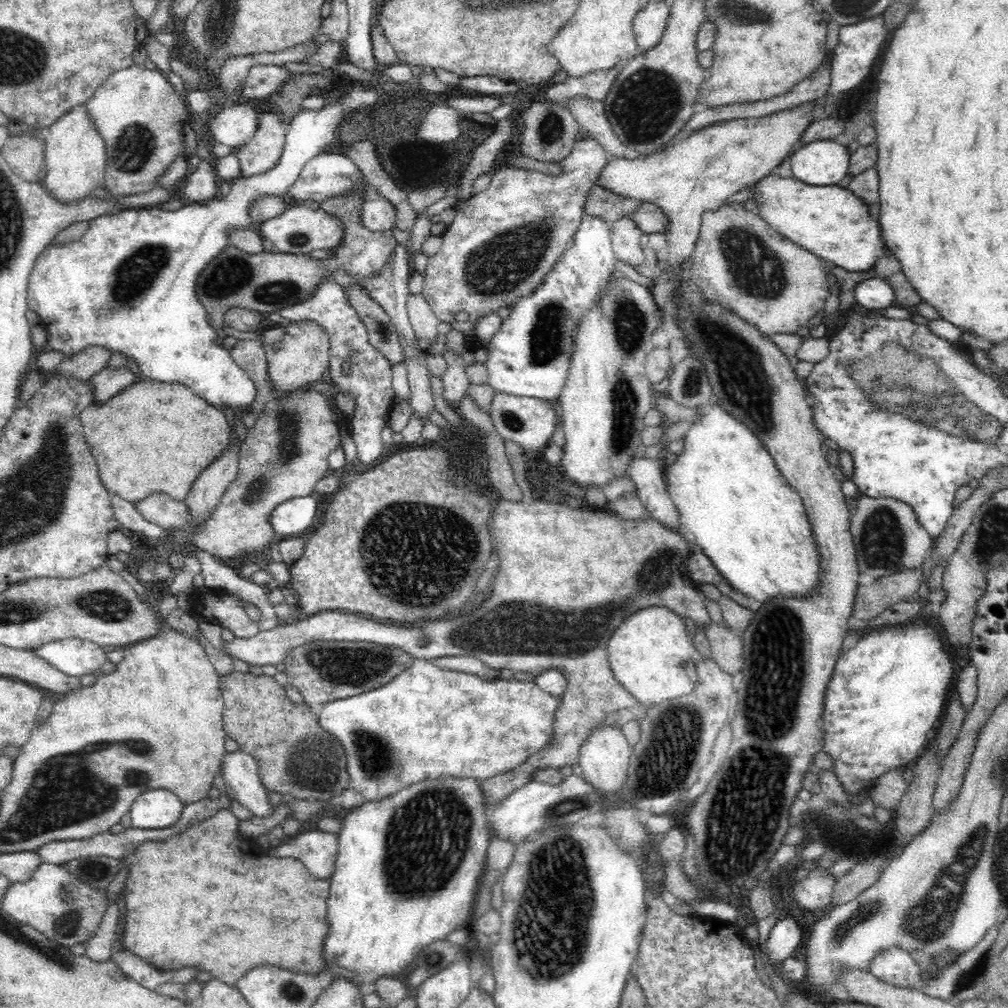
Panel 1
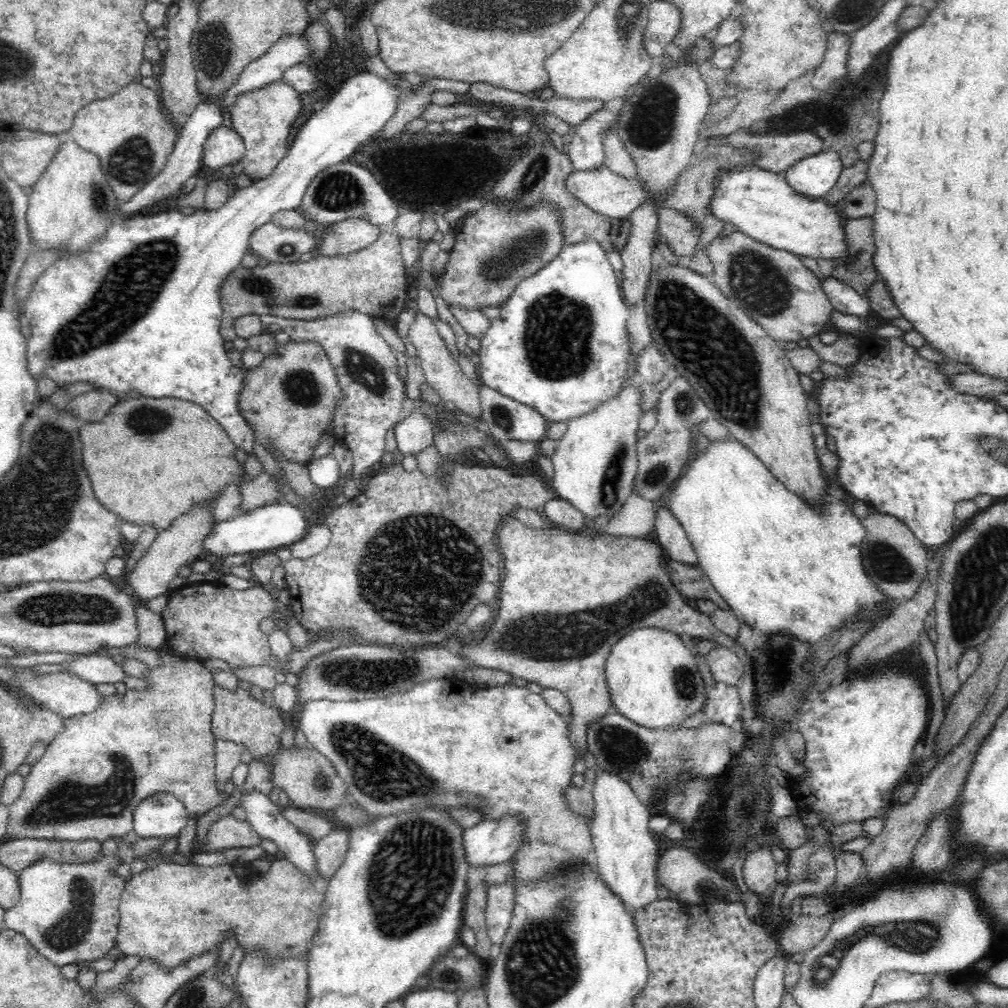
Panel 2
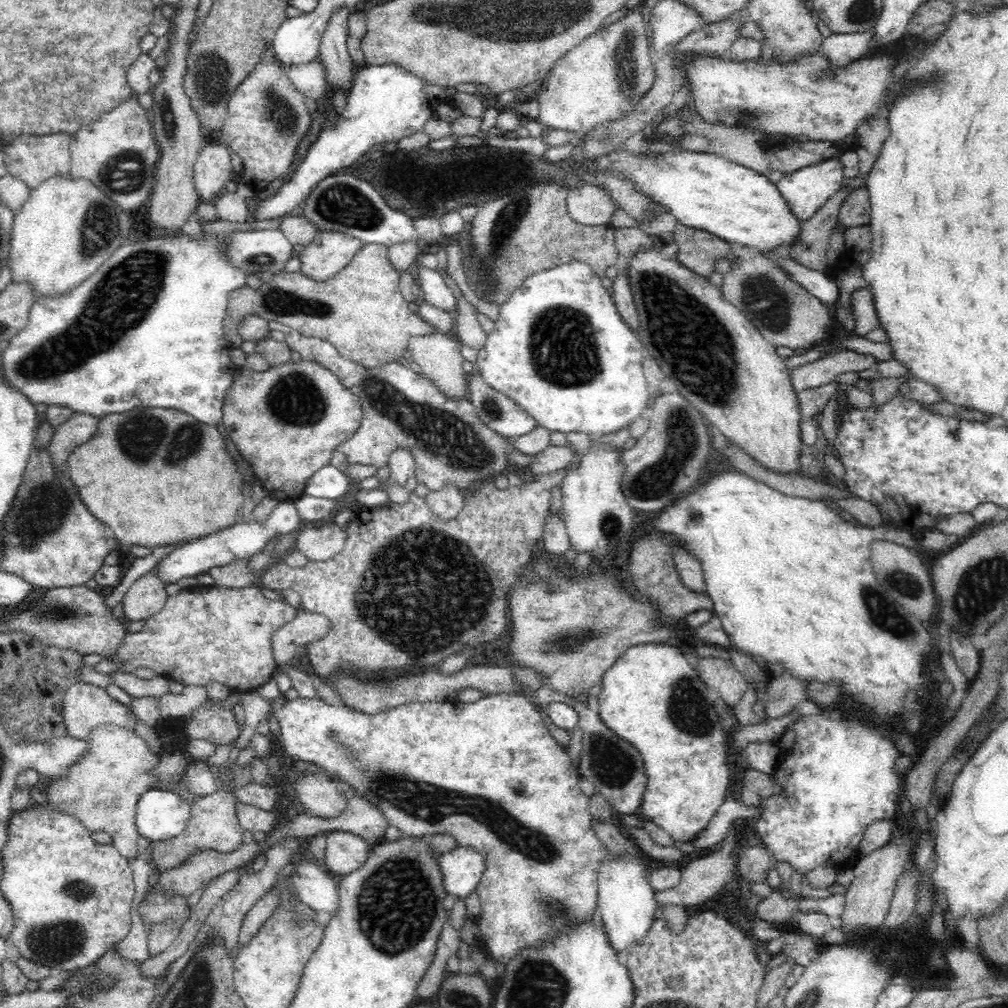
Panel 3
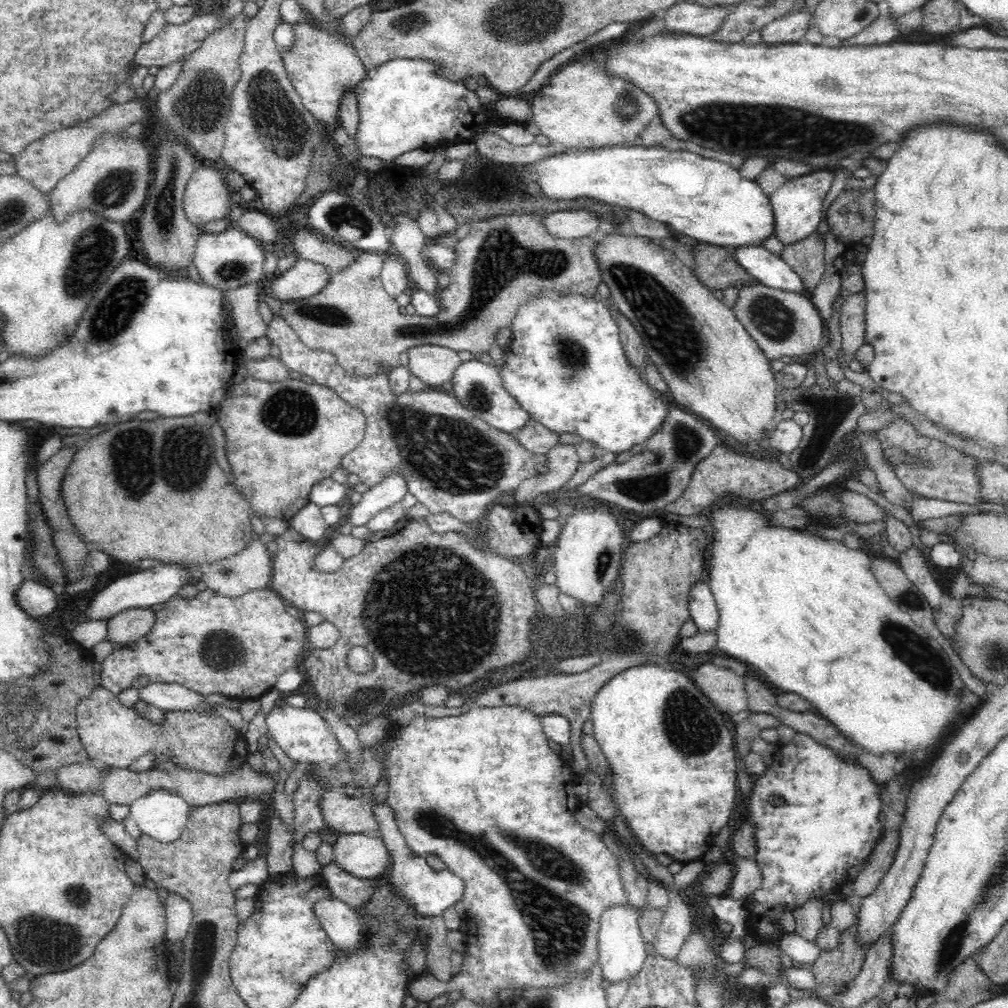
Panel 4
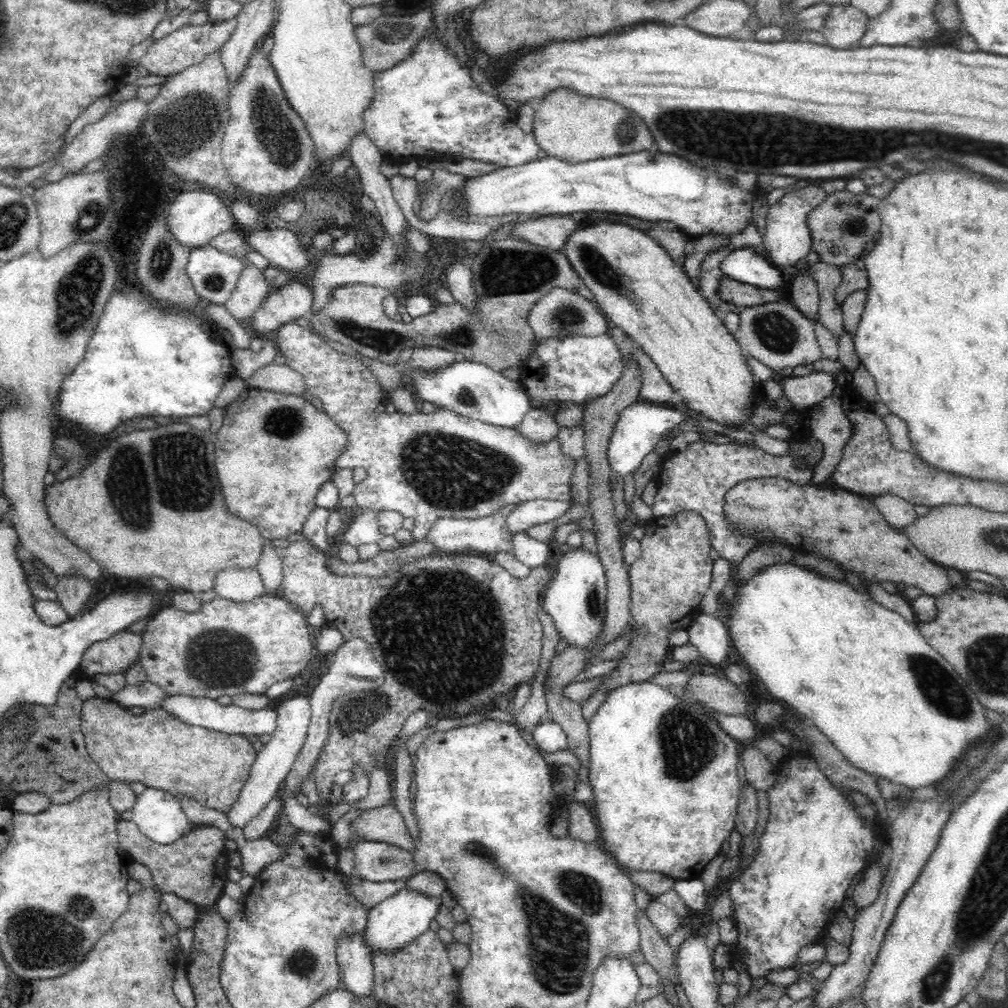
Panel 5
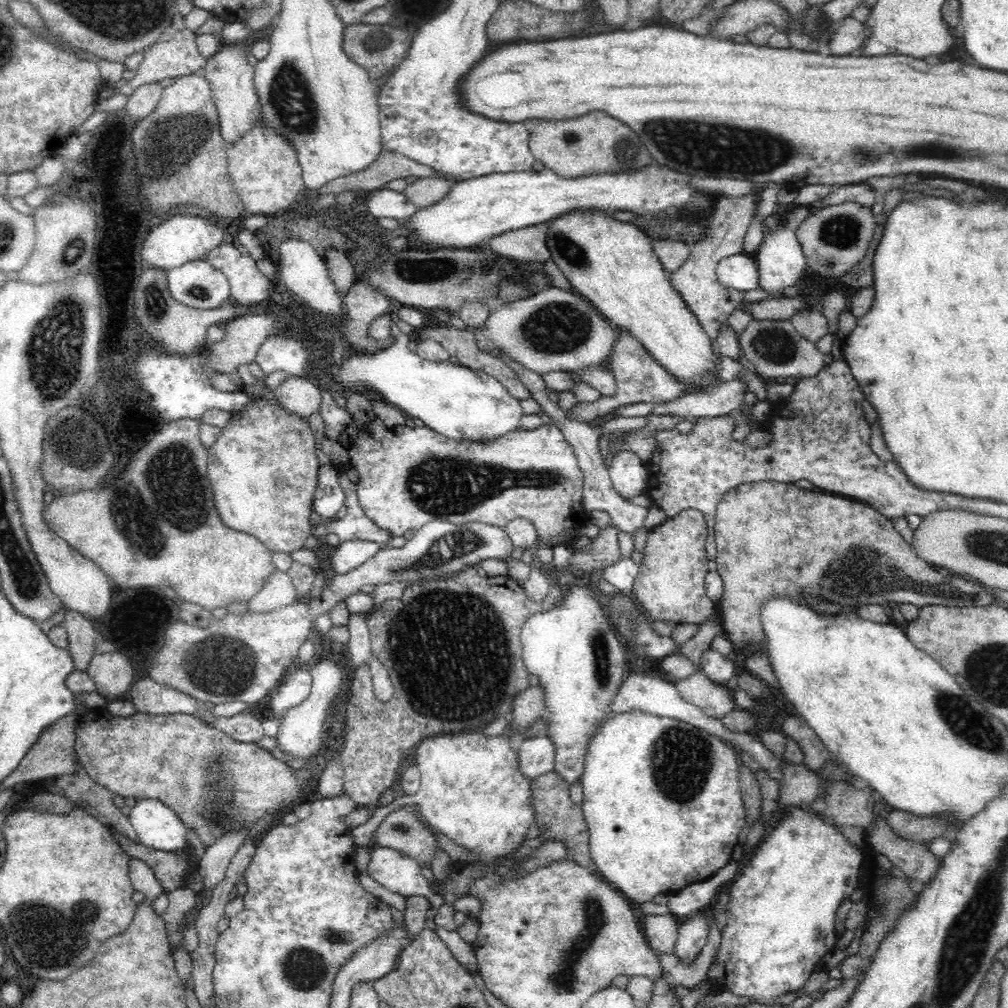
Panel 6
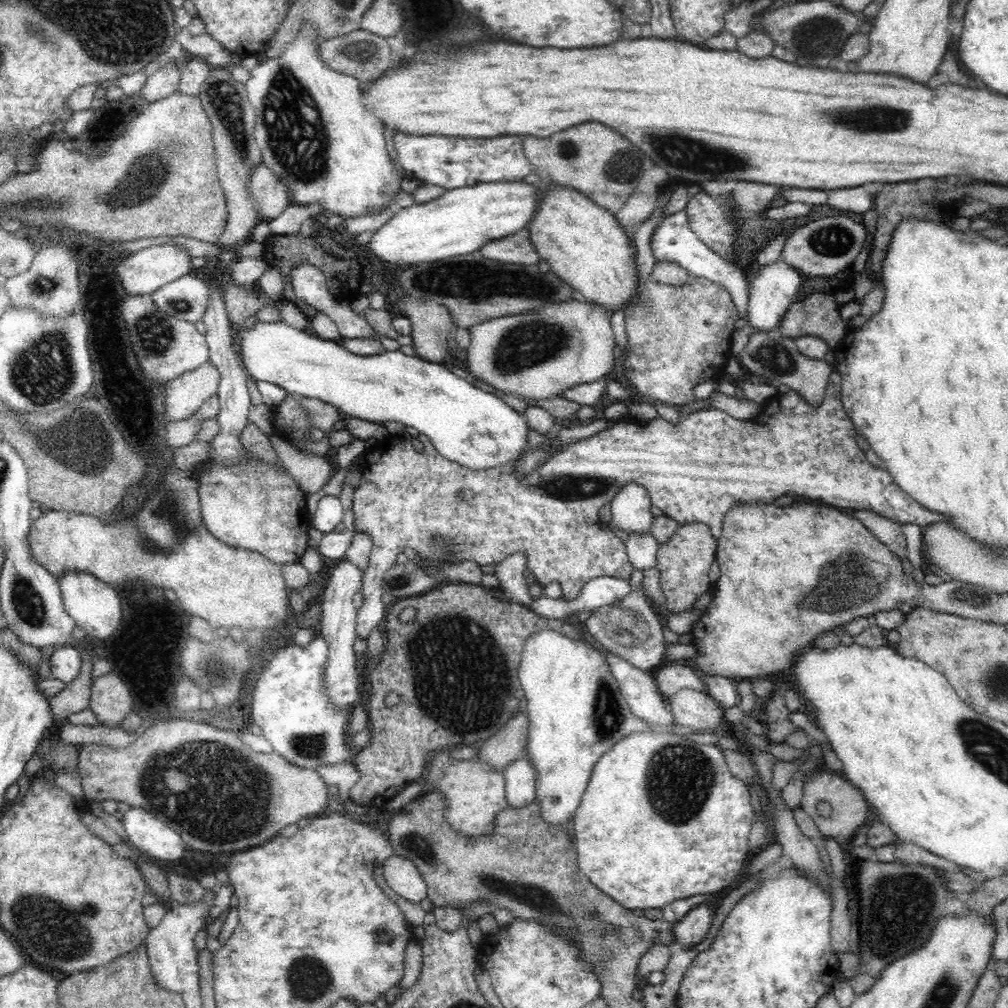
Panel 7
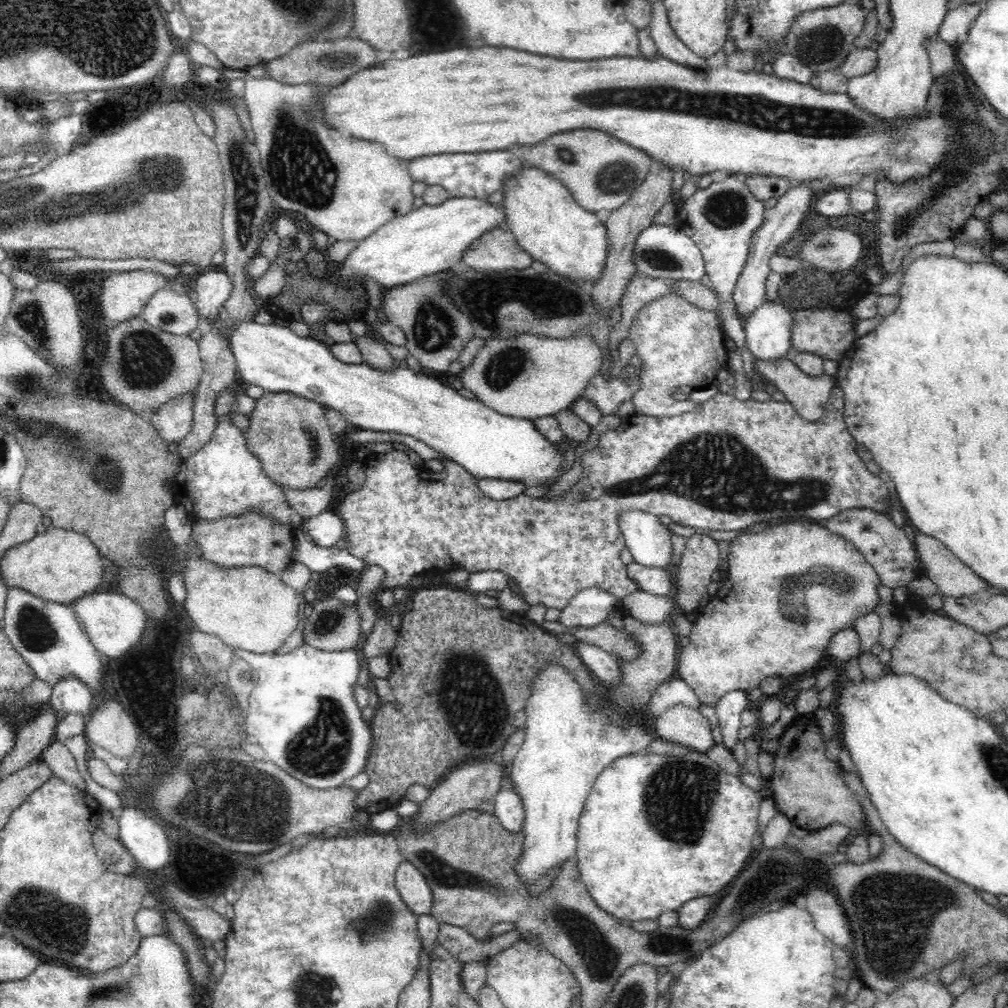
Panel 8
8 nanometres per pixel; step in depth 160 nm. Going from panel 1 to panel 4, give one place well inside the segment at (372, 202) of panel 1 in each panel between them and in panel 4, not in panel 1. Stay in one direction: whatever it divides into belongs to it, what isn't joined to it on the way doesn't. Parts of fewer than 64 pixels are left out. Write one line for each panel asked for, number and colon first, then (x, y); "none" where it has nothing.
2: (344, 238)
3: (329, 252)
4: (304, 279)

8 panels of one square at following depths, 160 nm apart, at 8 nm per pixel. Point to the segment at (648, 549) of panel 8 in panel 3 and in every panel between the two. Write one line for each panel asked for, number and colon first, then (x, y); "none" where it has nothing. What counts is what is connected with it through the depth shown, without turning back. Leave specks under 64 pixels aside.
3: (560, 350)
4: (566, 366)
5: (639, 427)
6: (629, 475)
7: (631, 512)

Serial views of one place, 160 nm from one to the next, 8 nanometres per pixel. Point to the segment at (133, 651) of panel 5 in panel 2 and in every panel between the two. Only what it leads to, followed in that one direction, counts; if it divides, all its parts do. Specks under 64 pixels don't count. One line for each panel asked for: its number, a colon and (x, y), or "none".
2: (181, 544)
3: (146, 597)
4: (127, 627)

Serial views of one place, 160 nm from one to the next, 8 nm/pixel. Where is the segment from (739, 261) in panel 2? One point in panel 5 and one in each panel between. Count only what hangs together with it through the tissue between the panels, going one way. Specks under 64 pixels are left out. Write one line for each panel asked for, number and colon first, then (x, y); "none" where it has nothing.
3: (786, 315)
4: (784, 324)
5: (777, 335)

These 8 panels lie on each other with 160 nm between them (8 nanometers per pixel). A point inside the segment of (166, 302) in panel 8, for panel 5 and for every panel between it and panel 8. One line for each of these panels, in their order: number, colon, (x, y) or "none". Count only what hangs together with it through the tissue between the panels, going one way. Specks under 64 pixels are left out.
5: (213, 274)
6: (196, 284)
7: (186, 298)

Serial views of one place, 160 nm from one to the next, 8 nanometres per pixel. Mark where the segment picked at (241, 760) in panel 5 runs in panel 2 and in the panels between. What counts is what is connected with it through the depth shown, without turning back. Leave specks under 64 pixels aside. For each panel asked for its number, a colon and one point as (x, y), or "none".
2: (69, 696)
3: (85, 706)
4: (113, 734)

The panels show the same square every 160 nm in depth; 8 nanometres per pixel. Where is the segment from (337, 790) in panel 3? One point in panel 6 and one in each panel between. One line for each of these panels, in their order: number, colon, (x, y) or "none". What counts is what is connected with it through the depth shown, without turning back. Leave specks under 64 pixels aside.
4: (349, 815)
5: (387, 825)
6: (405, 830)

